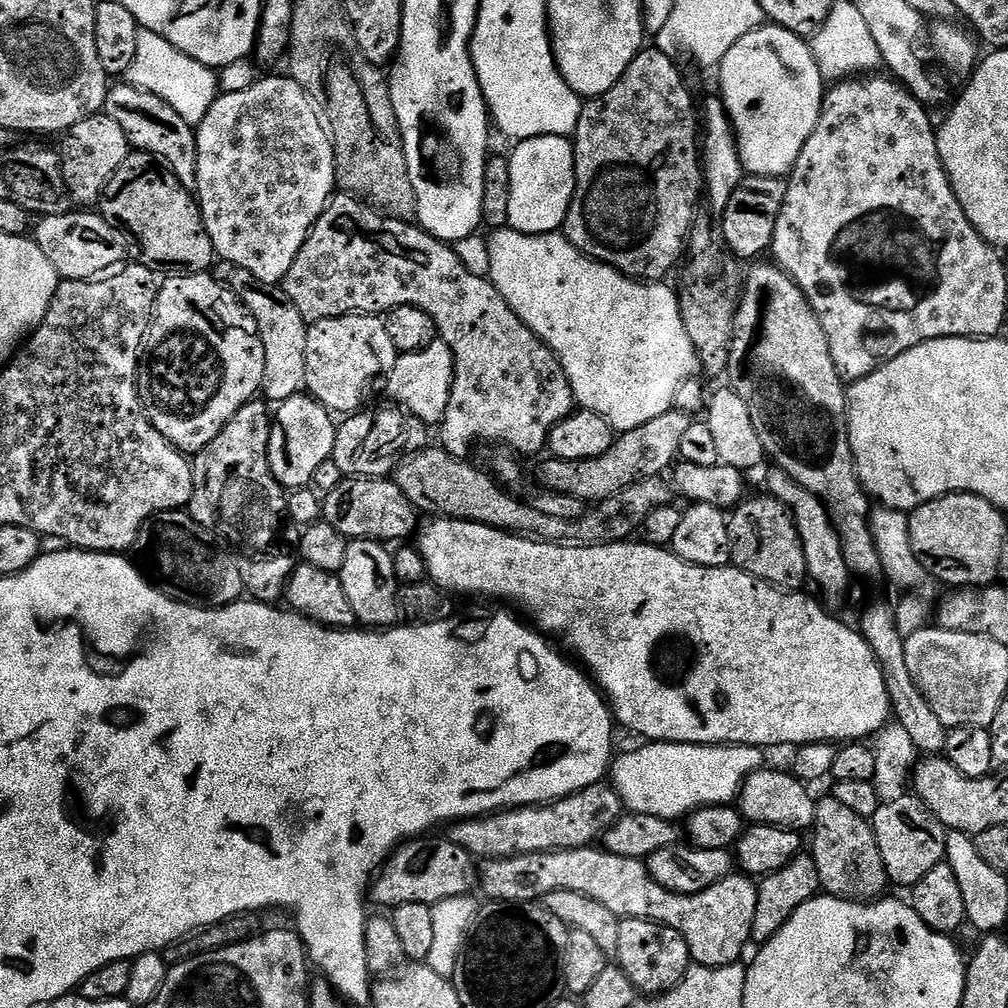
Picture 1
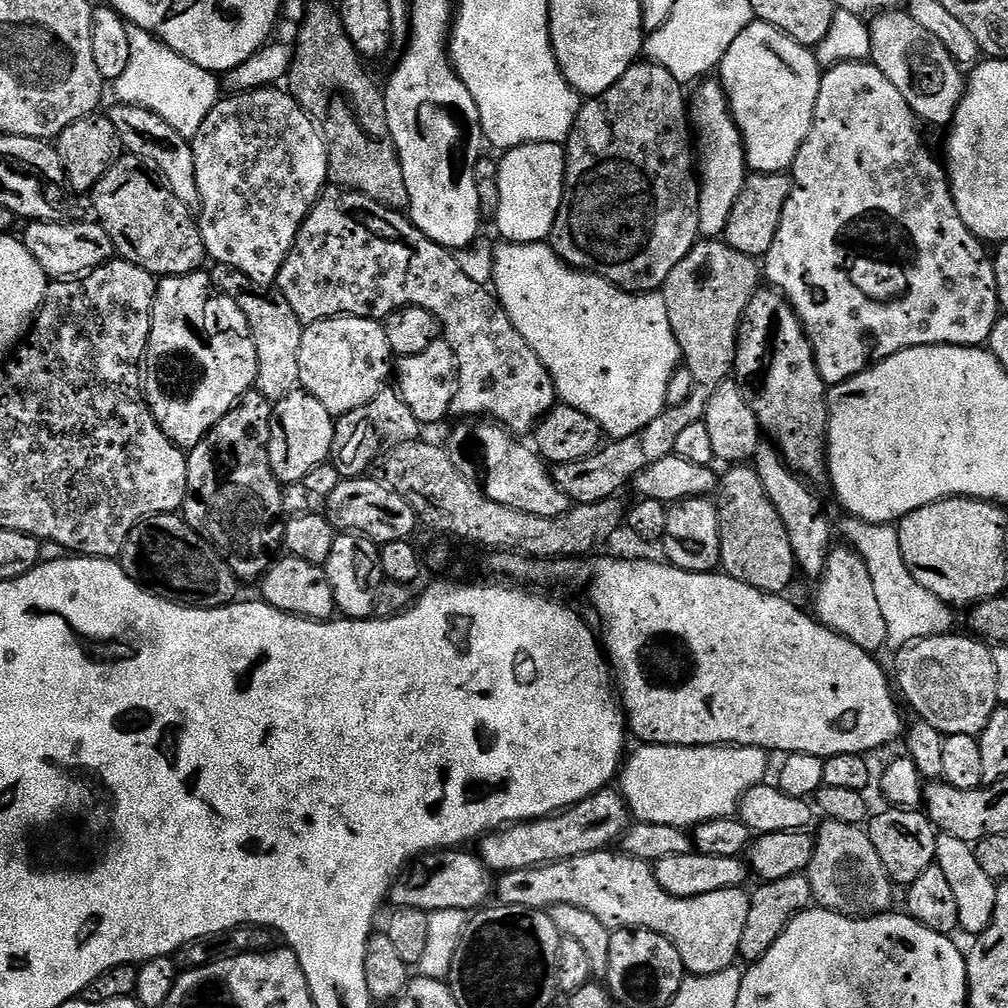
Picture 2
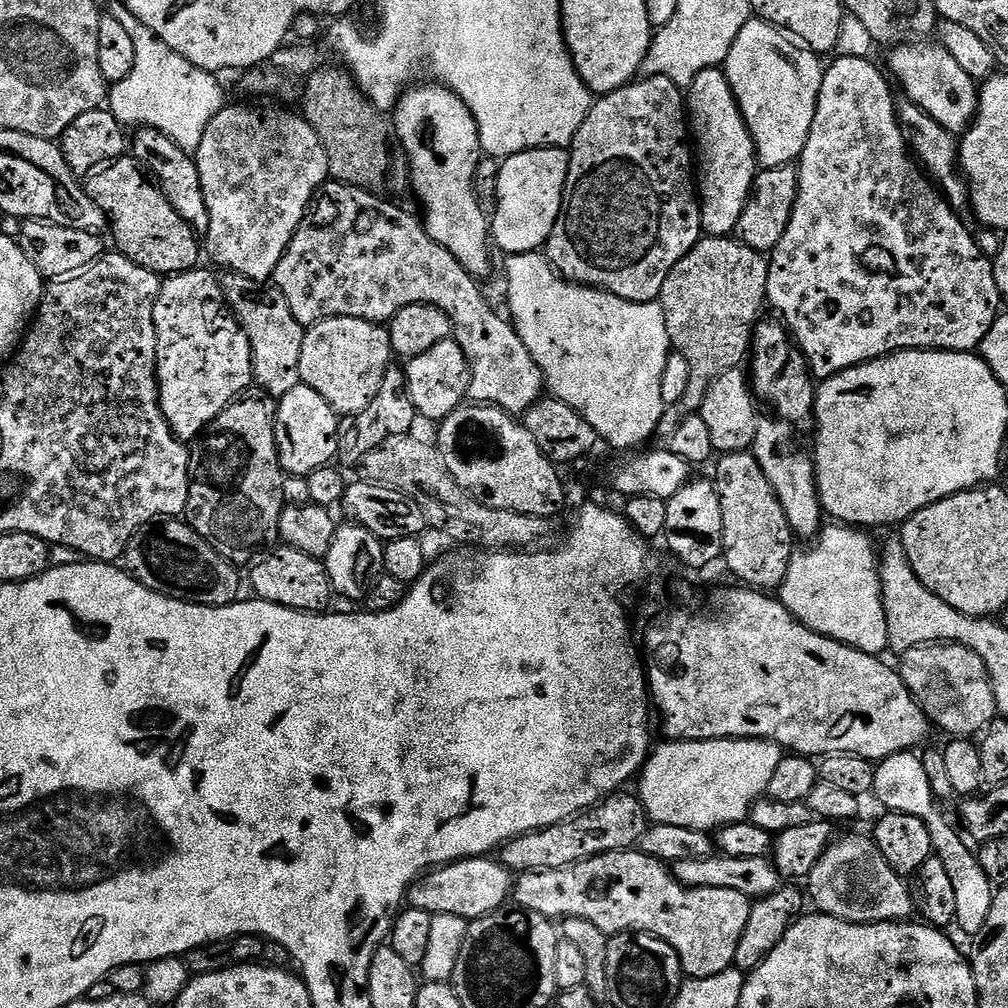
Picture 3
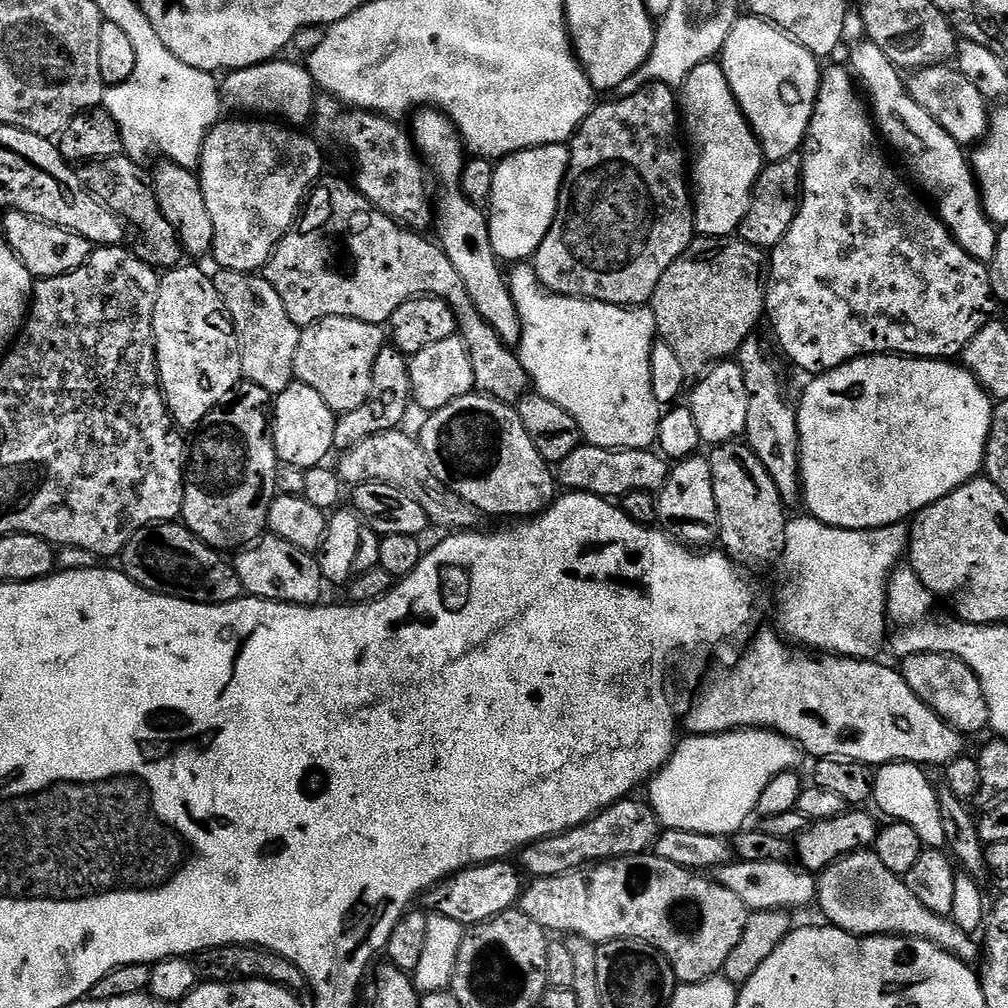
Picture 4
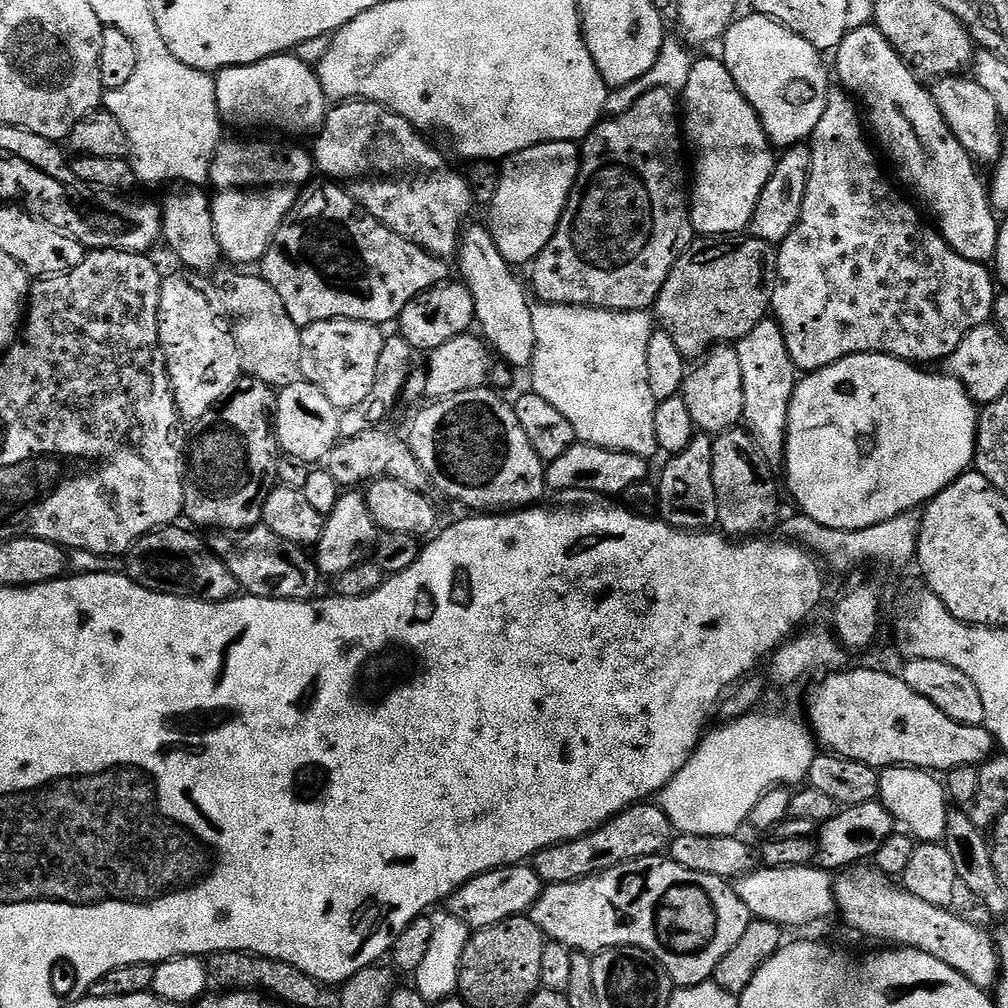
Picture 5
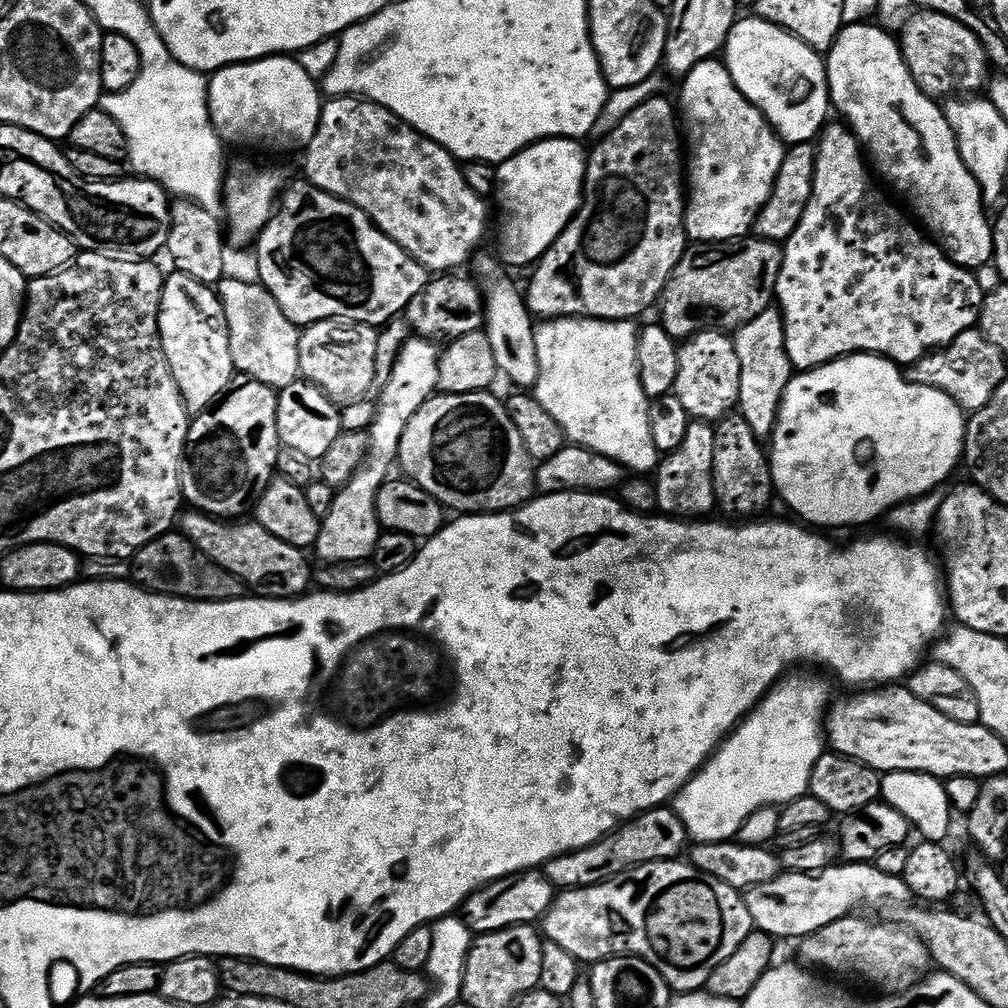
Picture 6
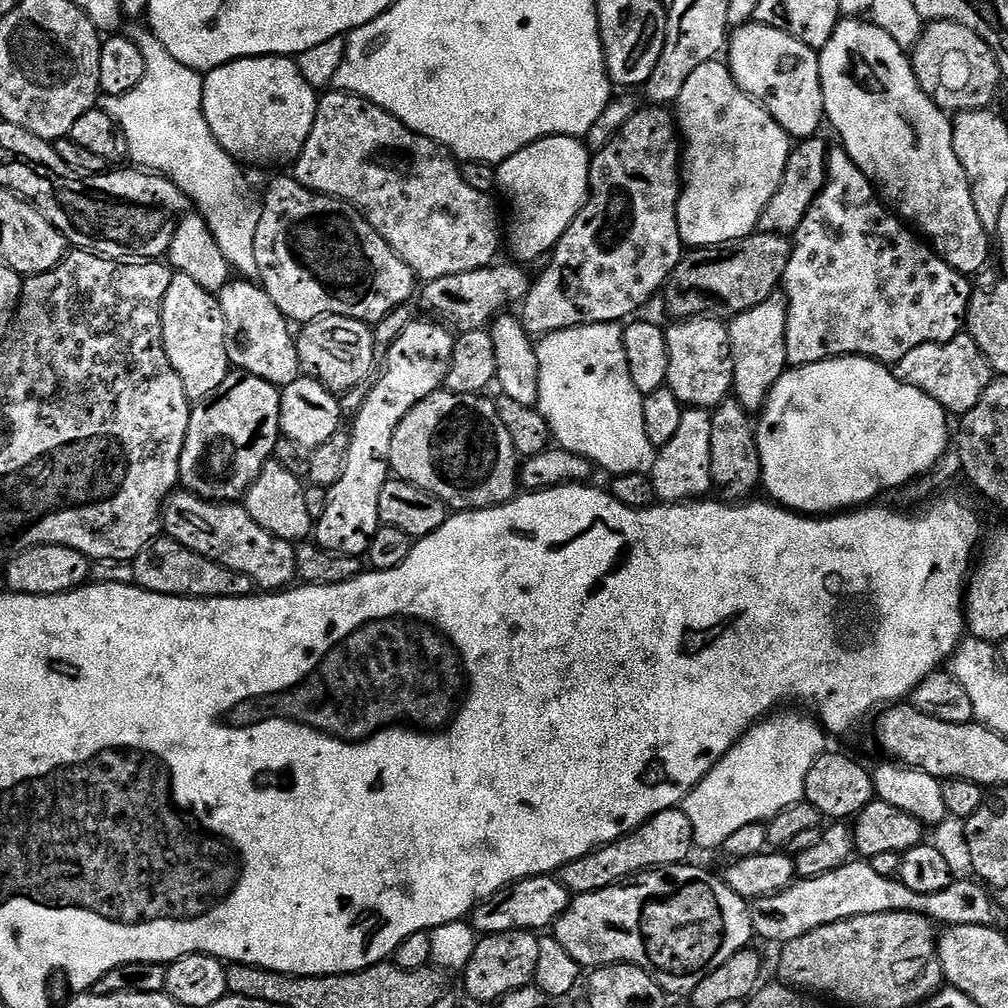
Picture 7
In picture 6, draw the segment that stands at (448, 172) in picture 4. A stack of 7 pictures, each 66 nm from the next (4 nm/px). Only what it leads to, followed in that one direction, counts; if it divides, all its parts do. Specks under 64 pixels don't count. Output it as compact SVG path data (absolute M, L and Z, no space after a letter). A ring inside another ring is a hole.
M495 255L479 256L475 257L474 265L476 264L475 275L478 277L484 298L483 331L487 332L490 338L490 350L494 350L497 373L501 377L509 376L520 387L517 389L535 389L538 378L536 324L532 313L528 311L525 293L521 289L520 292L516 289L515 282L507 276L509 273L505 271Z

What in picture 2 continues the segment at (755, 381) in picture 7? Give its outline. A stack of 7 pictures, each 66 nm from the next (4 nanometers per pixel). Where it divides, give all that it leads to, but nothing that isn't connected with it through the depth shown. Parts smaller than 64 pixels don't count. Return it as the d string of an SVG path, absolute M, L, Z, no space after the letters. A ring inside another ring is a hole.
M761 443L757 448L754 467L758 478L762 478L762 487L766 489L766 498L770 498L770 502L774 502L774 510L778 510L778 518L782 518L782 526L786 530L786 538L790 538L790 550L796 559L797 569L812 578L819 577L834 544L832 541L834 528L832 524L828 525L819 498L807 488L809 485L788 467L784 457L780 455L779 448L771 443Z

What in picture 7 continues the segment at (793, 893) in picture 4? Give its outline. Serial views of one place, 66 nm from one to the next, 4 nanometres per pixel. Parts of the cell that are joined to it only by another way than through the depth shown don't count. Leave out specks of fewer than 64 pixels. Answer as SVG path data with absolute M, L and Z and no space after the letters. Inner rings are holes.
M853 859L830 874L822 874L813 880L797 879L789 888L781 888L768 896L751 901L752 931L764 940L777 940L777 945L789 944L810 930L818 930L827 924L858 918L866 914L883 912L913 912L927 916L940 926L986 926L999 925L1000 908L992 901L993 893L975 879L953 879L946 890L938 894L918 894L910 890L899 878L877 874L871 862ZM864 863L864 864L863 864Z

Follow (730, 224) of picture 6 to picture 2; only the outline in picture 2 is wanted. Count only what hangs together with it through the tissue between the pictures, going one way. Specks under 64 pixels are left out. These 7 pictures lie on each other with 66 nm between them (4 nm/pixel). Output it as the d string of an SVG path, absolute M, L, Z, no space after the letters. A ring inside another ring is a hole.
M708 78L700 86L690 96L690 127L694 133L694 148L698 153L700 181L698 226L701 237L720 238L730 222L730 210L734 210L738 194L742 194L750 169L744 153L744 139L740 137L736 119L732 117L732 108L728 105L728 95L724 93L723 84Z

